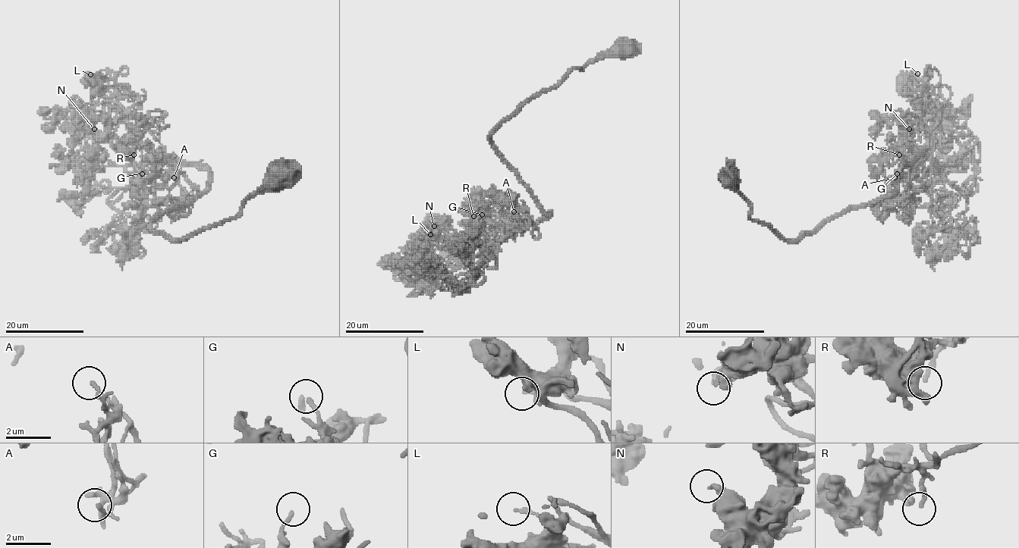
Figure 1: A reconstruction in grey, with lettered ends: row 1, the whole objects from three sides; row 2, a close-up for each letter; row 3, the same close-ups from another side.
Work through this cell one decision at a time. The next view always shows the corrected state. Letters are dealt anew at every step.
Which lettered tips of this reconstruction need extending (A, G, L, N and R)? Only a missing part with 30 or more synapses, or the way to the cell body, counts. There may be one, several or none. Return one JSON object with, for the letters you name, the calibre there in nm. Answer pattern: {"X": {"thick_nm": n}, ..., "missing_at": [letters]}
{"missing_at": []}

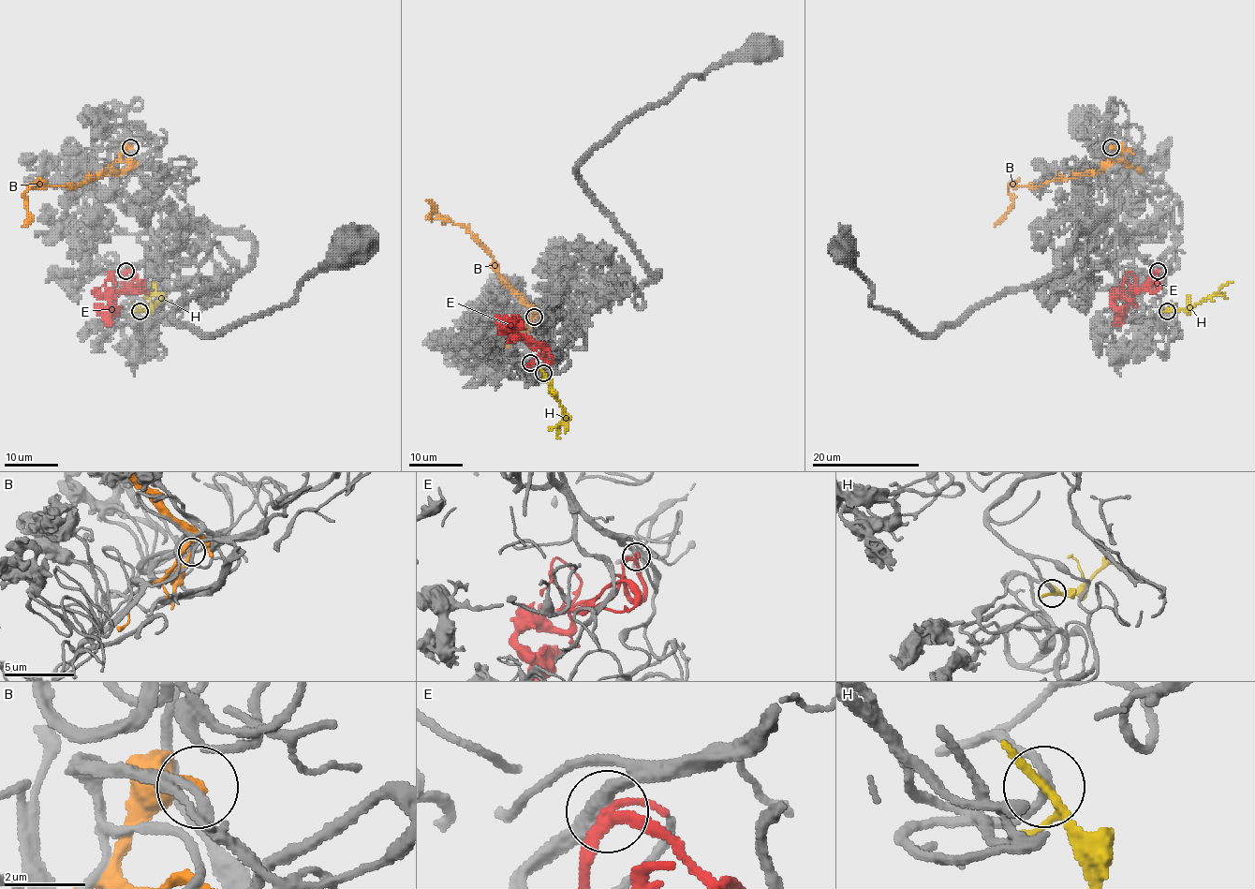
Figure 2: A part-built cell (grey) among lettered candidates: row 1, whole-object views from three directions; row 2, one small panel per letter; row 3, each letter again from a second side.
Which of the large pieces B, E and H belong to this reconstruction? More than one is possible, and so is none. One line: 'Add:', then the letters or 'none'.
Add: E

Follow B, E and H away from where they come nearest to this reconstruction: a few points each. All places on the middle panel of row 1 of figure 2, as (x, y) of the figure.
B: (534, 317), (524, 328), (534, 309), (463, 226), (431, 213), (428, 218), (434, 204), (426, 200)
E: (529, 363), (540, 359), (543, 351), (518, 335), (515, 317), (512, 326), (497, 331)
H: (543, 373), (563, 410), (563, 422), (557, 431), (559, 438)

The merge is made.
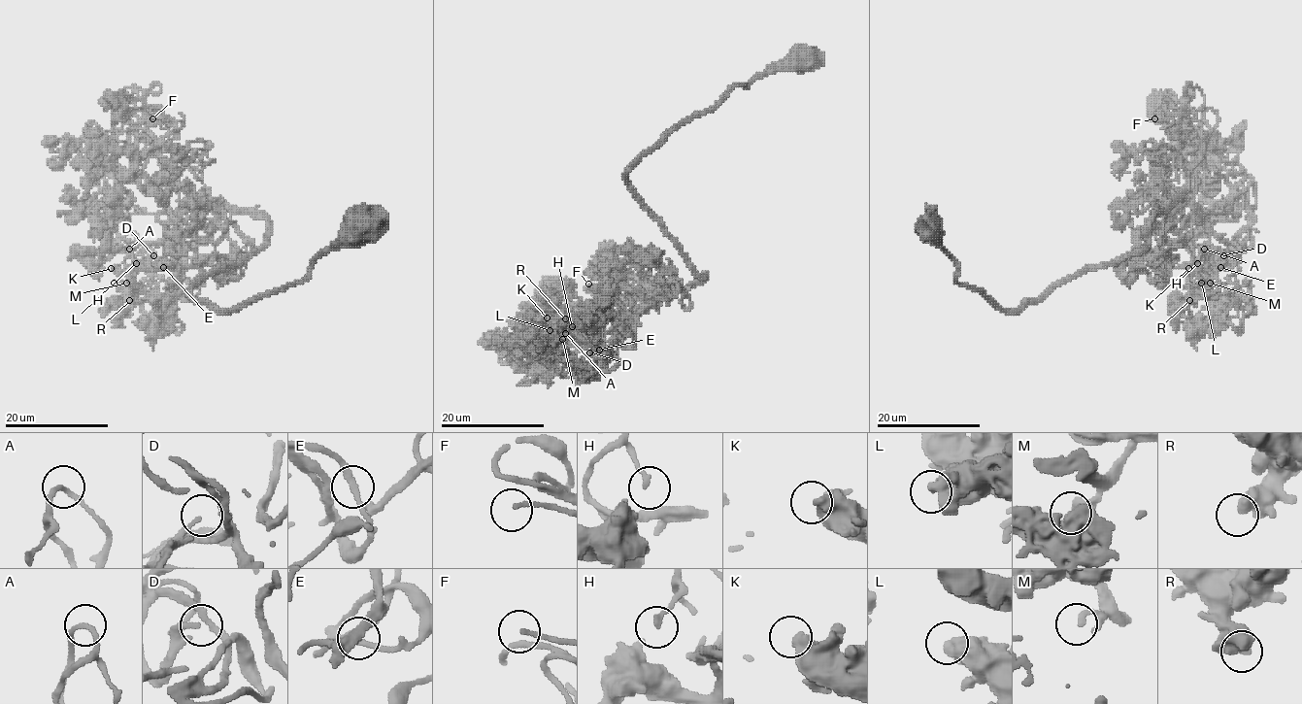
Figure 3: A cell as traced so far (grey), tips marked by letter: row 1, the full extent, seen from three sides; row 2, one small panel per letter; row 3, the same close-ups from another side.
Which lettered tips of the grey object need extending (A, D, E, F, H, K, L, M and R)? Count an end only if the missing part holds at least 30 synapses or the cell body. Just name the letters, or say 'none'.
F

